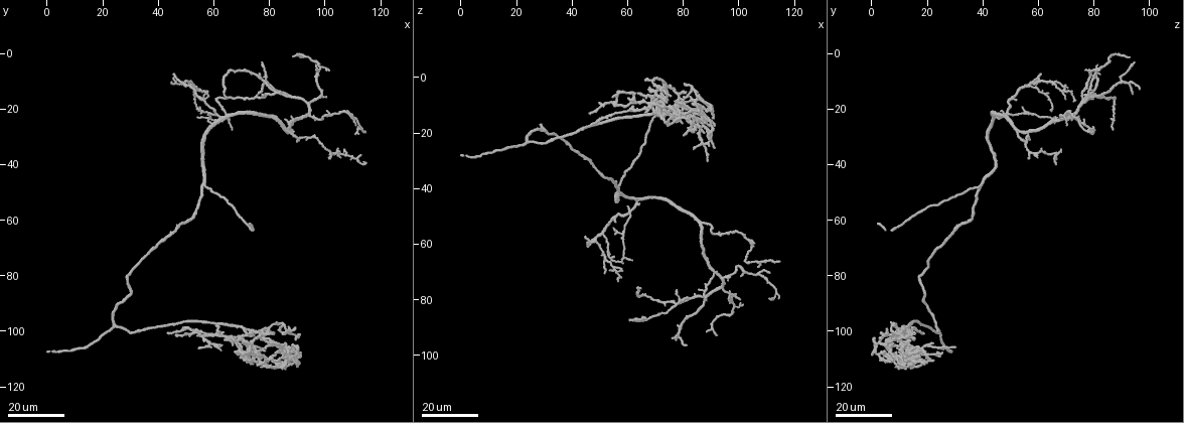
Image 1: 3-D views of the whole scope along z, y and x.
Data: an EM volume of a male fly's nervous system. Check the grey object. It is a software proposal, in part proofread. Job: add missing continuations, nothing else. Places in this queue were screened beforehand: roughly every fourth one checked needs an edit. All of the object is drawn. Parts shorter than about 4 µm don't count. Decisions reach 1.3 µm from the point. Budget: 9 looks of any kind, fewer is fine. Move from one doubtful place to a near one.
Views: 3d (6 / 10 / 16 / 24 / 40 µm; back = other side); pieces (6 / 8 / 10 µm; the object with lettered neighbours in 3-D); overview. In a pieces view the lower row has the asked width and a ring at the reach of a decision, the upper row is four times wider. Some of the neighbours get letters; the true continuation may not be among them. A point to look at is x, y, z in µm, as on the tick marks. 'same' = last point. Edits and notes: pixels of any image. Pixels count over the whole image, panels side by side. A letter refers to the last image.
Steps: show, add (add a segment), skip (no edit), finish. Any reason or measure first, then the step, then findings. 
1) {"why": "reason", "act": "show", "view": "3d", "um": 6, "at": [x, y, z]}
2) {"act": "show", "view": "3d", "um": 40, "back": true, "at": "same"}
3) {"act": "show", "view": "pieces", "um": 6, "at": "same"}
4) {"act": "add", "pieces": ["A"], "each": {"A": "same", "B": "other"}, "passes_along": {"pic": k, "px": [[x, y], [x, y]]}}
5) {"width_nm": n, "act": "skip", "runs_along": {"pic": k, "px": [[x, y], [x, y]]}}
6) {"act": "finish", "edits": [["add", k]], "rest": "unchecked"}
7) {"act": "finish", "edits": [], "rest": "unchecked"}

{"why": "free end", "act": "show", "view": "3d", "um": 16, "at": [50, 101, 10]}

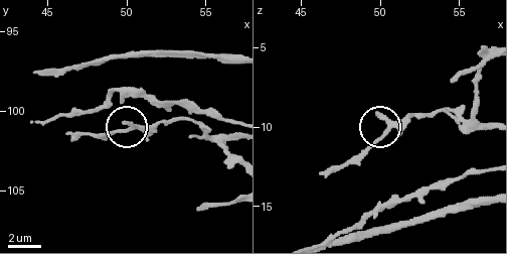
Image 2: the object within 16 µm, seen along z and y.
{"why": "what lies round it", "act": "show", "view": "pieces", "um": 8, "at": [50.0, 100.7, 9.2]}

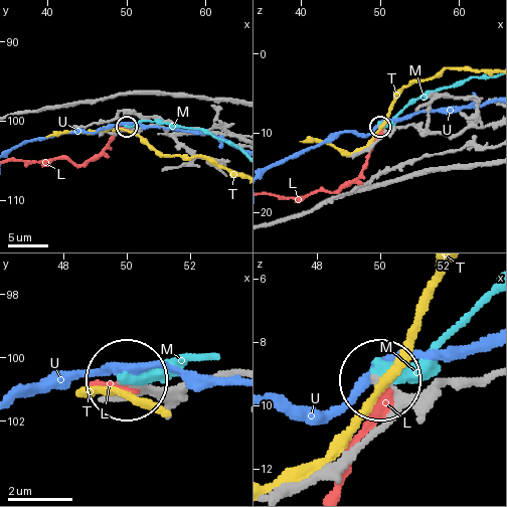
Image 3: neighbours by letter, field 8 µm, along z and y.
{"act": "skip", "each": {"L": "other", "M": "other", "T": "other", "U": "other"}, "found": "no lettered segment goes on from it"}

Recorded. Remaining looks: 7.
{"why": "branch stops here", "act": "show", "view": "3d", "um": 24, "at": [47, 101, 13]}

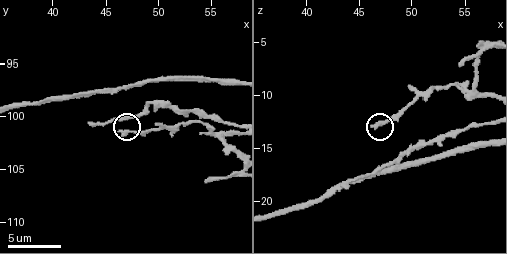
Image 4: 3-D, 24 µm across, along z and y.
{"why": "see the neighbours", "act": "show", "view": "pieces", "um": 10, "at": [46.2, 101.4, 13.0]}

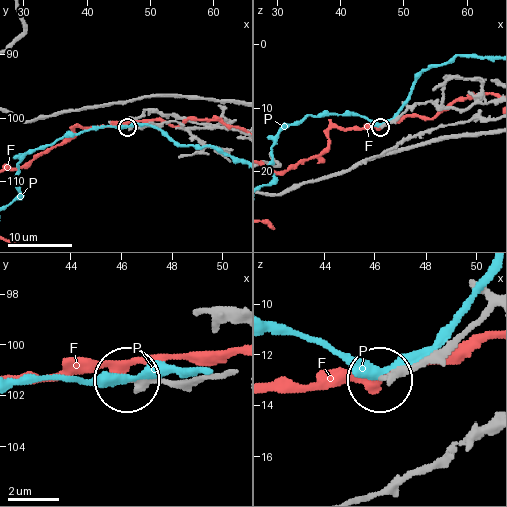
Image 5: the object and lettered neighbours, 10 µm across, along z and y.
{"act": "skip", "each": {"F": "other", "P": "other"}, "runs_along": {"pic": 5, "px": [[220, 374], [182, 382], [126, 382]]}, "found": "none of them fits"}

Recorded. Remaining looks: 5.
{"why": "branch stops here", "act": "show", "view": "3d", "um": 24, "at": [72, 61, 2]}

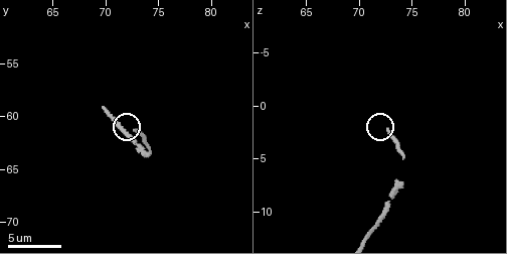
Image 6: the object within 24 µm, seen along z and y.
{"why": "what lies round it", "act": "show", "view": "pieces", "um": 6, "at": [73.0, 61.2, 2.4]}

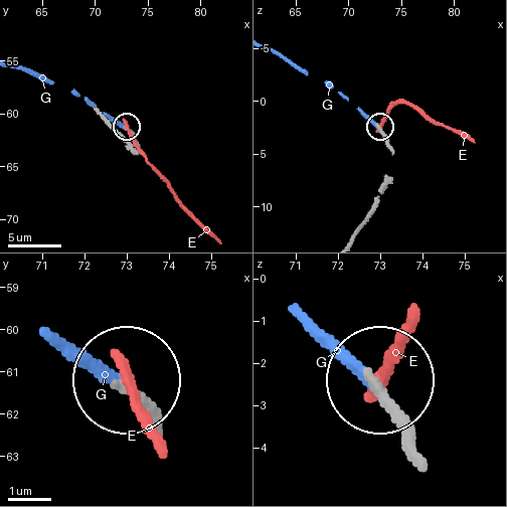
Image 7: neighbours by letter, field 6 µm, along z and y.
{"act": "add", "pieces": ["G"], "each": {"E": "other", "G": "same"}, "passes_along": {"pic": 7, "px": [[393, 154], [384, 136], [360, 109], [272, 51]]}, "found": "the neuron continues"}

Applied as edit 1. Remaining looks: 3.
{"why": "free end", "act": "show", "view": "3d", "um": 16, "at": [45, 7, 61]}

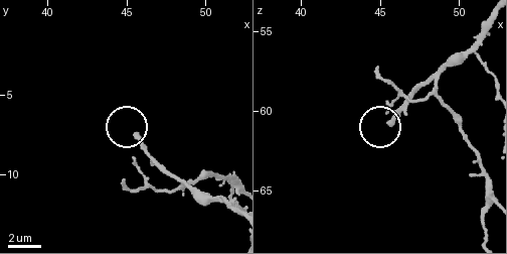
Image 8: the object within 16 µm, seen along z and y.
{"act": "show", "view": "pieces", "um": 8, "at": [45.6, 7.4, 60.7]}

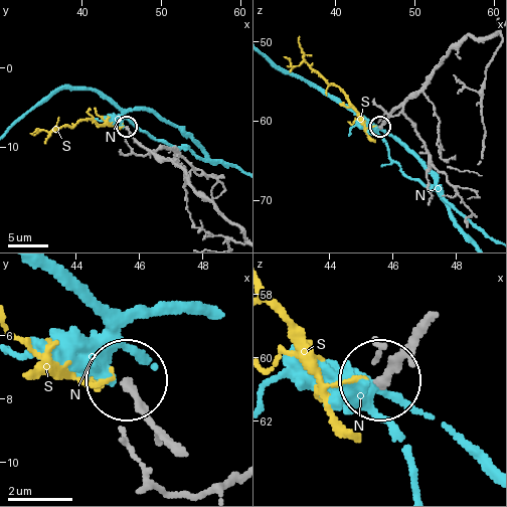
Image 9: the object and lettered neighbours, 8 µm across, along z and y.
{"act": "skip", "each": {"N": "other", "S": "other"}, "runs_along": {"pic": 9, "px": [[230, 222], [191, 184], [179, 167], [154, 156], [126, 126]]}, "found": "no lettered segment goes on from it"}

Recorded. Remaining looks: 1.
{"act": "finish", "edits": [["add", 7]], "rest": "unchecked"}

